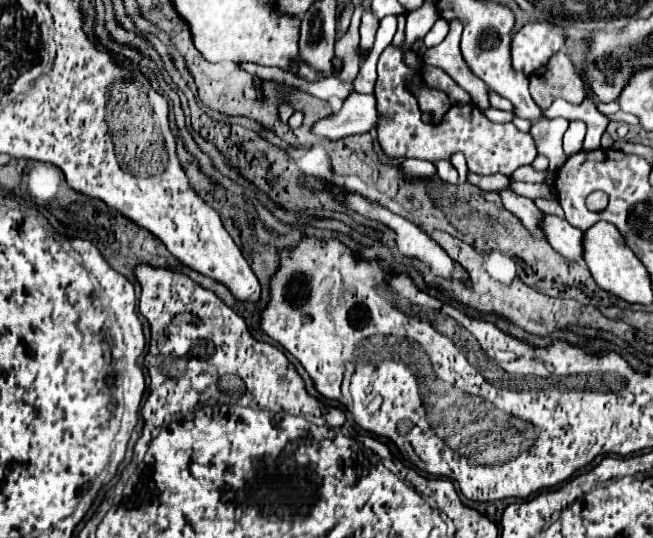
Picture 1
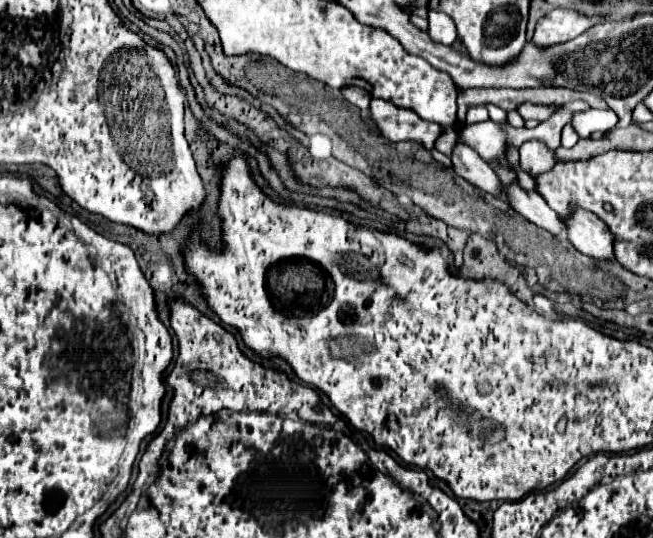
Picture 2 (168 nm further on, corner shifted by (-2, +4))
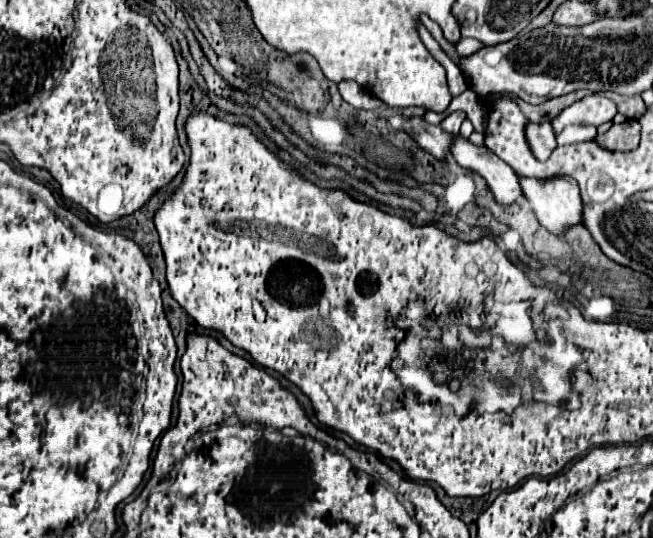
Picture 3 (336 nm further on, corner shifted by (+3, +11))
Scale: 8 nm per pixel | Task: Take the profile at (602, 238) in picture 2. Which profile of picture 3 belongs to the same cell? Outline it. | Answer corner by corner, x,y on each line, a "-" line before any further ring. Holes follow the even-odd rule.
518,174
518,180
520,180
520,188
524,192
526,202
530,204
532,212
536,214
536,220
546,230
550,230
554,234
562,234
562,230
566,230
568,226
580,224
580,220
582,220
582,216
580,216
582,200
580,200
578,184
572,176
560,174
560,176
552,176
548,180
536,180
536,178
526,178
526,176

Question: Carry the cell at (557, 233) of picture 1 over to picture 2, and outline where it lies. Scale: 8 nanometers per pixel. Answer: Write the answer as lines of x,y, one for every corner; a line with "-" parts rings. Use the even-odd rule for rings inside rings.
515,183
511,187
505,187
505,199
527,221
539,225
541,229
549,231
551,235
559,235
565,231
563,219
545,203
545,199
541,199
541,195
527,193
527,191
519,189
519,185

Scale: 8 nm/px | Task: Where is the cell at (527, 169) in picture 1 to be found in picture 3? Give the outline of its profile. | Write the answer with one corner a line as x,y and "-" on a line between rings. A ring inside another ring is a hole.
550,122
544,124
528,124
526,126
526,138
532,148
532,154
540,160
546,162
556,148
556,134
552,132

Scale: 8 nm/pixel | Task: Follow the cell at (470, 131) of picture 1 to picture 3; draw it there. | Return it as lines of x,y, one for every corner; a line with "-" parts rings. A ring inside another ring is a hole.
590,94
582,100
578,100
576,104
564,108
558,118
552,122
552,128
556,130
556,134
560,134
560,128
566,128
570,124
594,124
600,126
608,120
612,120
616,116
616,104
612,100
608,100
606,96
600,94

